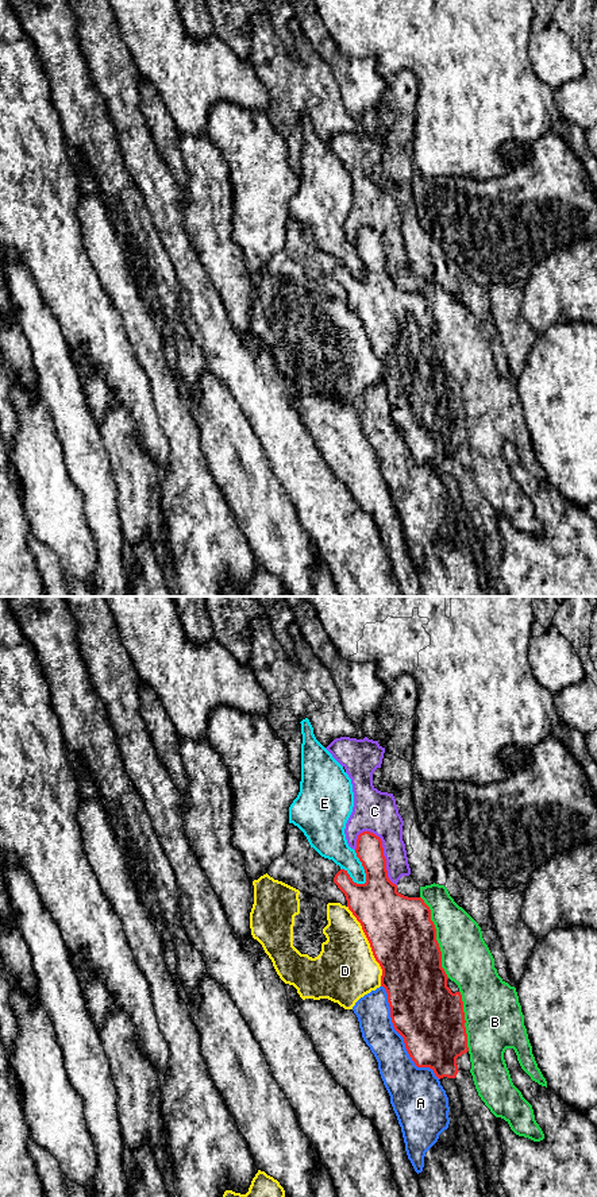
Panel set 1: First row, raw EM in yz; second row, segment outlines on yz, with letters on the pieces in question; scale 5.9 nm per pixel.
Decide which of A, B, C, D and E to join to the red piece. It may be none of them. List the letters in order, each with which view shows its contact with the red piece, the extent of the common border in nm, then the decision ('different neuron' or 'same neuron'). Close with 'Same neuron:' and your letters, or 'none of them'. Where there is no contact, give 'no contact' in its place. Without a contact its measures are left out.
A: yz | 650 nm | different neuron
B: yz | 500 nm | different neuron
C: yz | 380 nm | different neuron
D: yz | 500 nm | different neuron
E: yz | 220 nm | different neuron
Same neuron: none of them

